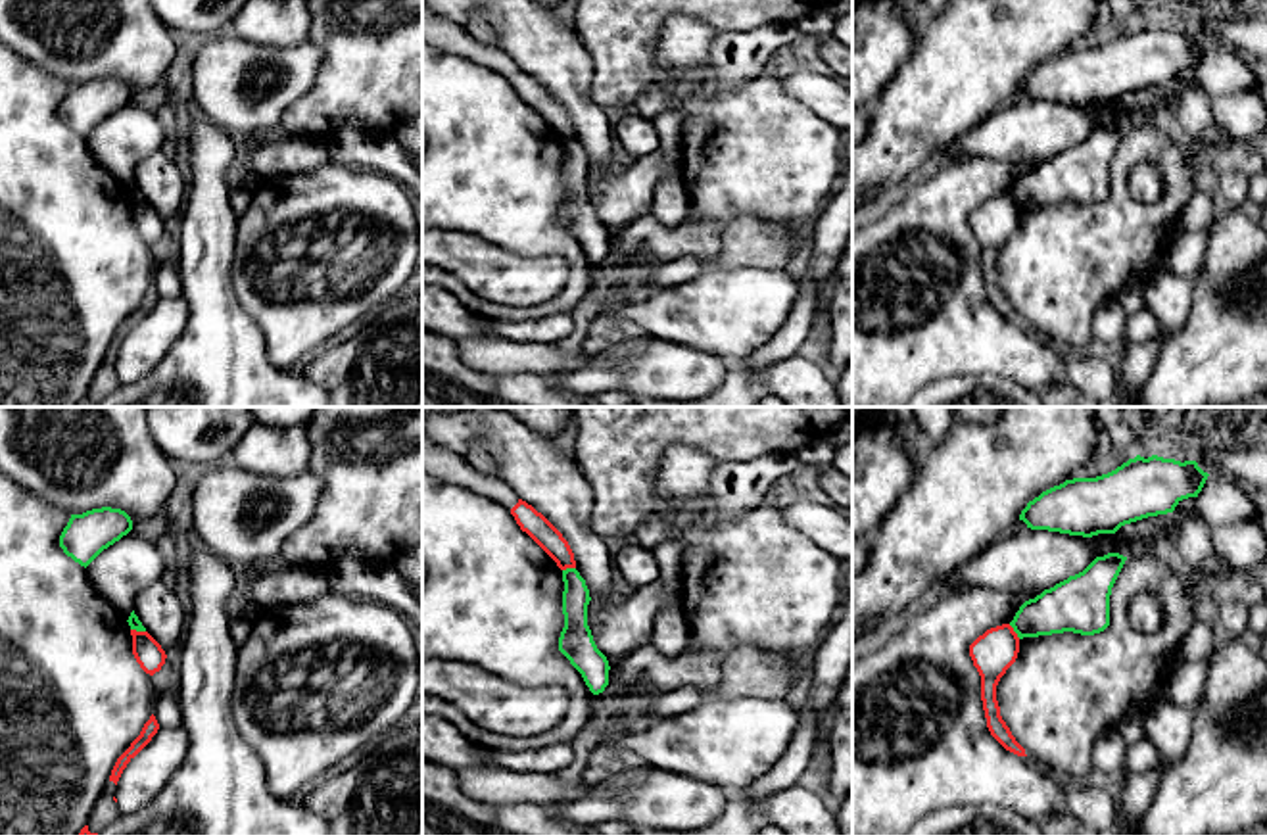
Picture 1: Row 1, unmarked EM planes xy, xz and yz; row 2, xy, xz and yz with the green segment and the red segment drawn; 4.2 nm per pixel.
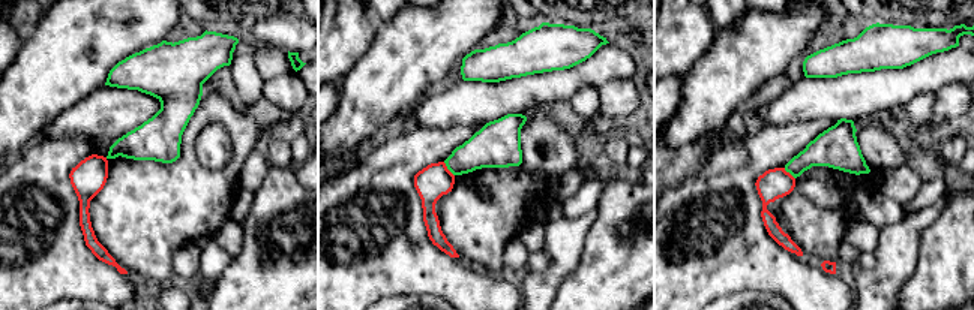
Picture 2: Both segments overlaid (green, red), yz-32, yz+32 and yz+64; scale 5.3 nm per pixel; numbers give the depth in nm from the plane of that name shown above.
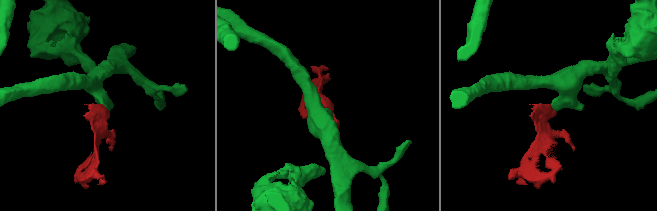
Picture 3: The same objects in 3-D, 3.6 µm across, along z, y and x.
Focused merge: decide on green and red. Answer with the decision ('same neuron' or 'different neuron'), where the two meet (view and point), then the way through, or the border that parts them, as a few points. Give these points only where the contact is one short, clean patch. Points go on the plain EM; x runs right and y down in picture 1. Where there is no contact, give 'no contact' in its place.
different neuron; contact yz (1014, 200); border yz (1008, 194), (1020, 208)

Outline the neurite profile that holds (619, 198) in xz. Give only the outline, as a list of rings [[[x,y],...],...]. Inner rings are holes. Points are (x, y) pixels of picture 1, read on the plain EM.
[[[655,150],[635,159],[622,173],[589,171],[587,196],[597,219],[610,232],[647,217],[655,186],[680,169],[680,155],[664,155],[660,150]]]

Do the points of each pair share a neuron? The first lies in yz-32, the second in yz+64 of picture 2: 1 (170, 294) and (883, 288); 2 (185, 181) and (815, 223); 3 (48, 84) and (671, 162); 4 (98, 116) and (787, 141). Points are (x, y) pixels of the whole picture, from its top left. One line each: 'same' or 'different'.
1: different
2: same
3: different
4: different

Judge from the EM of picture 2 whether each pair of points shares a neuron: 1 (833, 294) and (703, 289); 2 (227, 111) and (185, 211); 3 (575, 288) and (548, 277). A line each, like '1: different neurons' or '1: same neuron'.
1: same neuron
2: same neuron
3: different neurons

